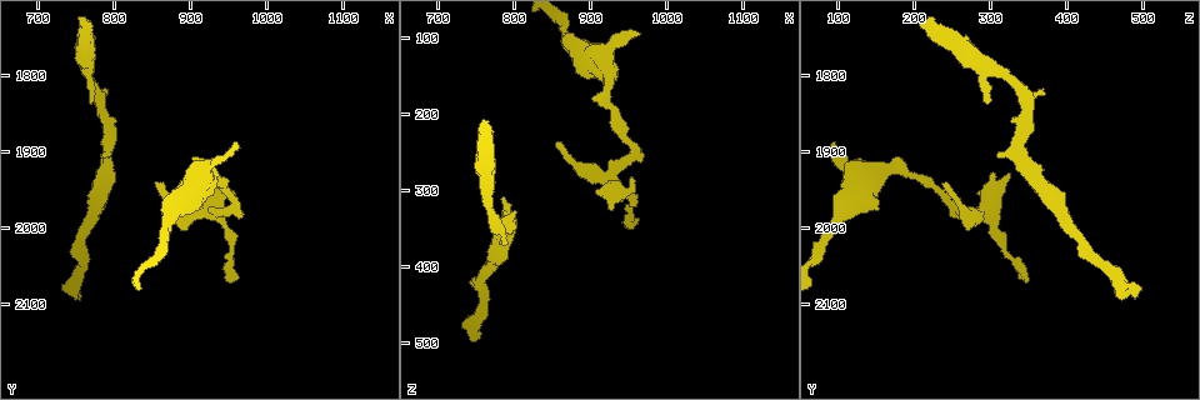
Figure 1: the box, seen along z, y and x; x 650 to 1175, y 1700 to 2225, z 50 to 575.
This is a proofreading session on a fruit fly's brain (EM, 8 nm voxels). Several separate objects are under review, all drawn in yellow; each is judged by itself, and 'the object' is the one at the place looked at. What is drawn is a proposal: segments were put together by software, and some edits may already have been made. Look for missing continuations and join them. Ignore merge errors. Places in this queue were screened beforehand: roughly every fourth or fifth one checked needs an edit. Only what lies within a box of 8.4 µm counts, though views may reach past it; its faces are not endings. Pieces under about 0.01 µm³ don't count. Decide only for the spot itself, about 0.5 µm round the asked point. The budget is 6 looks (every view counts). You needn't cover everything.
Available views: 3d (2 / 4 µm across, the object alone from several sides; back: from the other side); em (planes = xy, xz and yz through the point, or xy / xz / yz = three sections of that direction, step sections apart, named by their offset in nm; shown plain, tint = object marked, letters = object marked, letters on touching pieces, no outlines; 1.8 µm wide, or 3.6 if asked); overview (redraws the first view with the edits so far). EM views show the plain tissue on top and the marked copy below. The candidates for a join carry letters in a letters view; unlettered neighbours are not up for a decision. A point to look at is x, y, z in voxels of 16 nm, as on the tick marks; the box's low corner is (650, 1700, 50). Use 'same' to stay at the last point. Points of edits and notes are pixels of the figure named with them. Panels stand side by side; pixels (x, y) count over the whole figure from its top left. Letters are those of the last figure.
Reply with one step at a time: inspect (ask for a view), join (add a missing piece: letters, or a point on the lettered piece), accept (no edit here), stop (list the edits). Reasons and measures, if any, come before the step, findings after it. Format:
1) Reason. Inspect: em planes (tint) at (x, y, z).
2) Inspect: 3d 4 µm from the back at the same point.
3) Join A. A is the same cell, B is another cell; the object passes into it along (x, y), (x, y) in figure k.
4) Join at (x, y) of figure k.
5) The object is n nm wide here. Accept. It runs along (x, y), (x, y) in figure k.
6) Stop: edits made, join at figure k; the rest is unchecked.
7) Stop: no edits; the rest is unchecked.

Free end. Inspect: em yz step 4 (tint) at (770, 1835, 300).

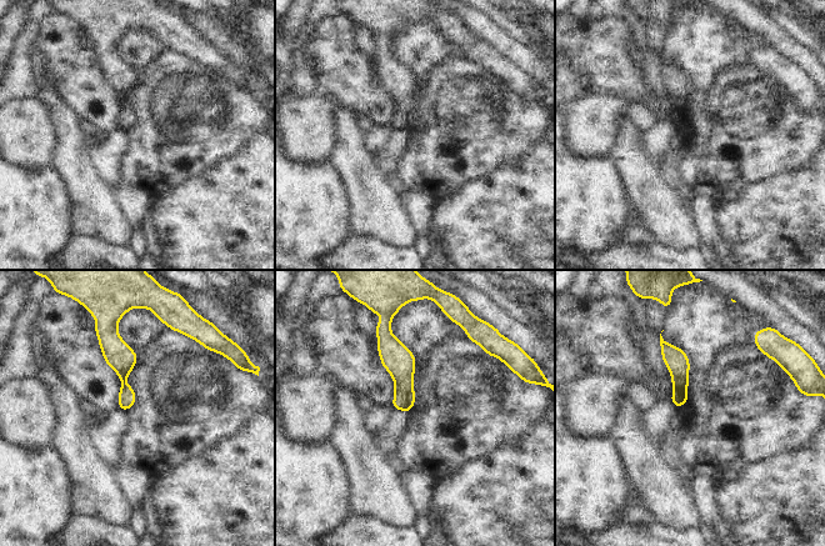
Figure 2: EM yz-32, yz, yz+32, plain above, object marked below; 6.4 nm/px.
Inspect: em planes (tint) at the same point.

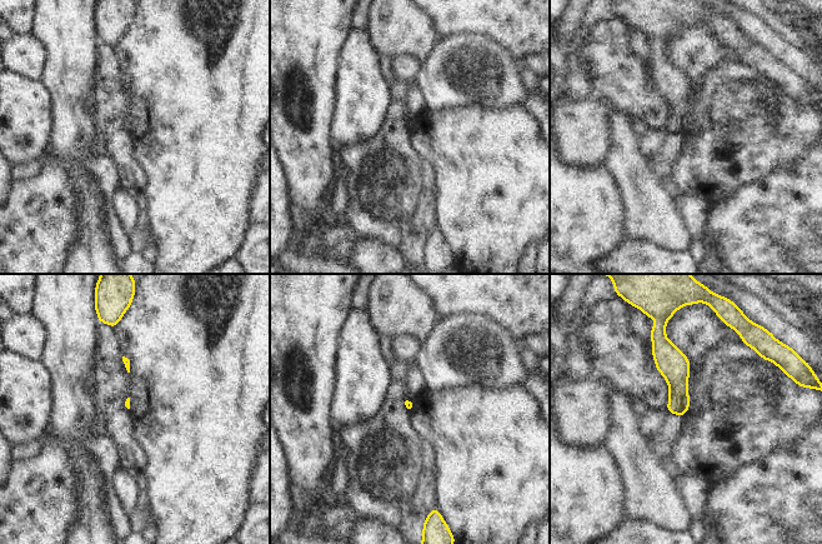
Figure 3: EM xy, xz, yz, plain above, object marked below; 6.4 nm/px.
What lies round it. Inspect: em planes (letters) at the same point.

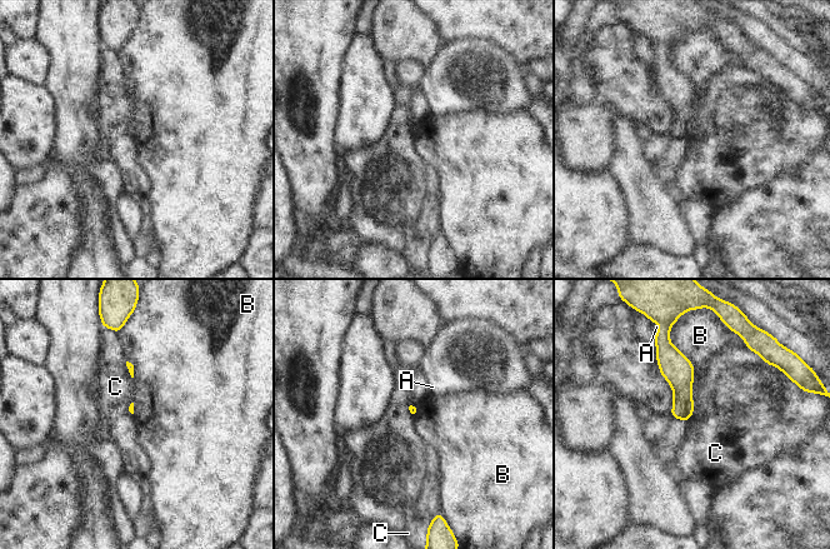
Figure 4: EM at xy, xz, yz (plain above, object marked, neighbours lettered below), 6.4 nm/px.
Accept. A, B and C are other cells; a border runs along (660, 373), (671, 389), (671, 413) in figure 4; no lettered piece goes on from it.

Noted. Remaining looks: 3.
An open end. Inspect: 3d 4 µm from the back at (855, 1935, 245).

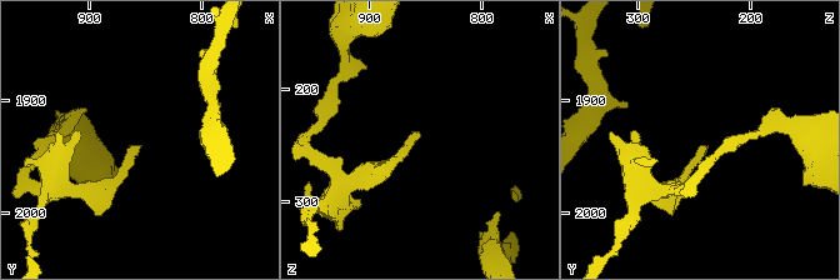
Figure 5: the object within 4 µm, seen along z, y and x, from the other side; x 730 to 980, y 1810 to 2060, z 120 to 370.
Inspect: em planes (letters) at (856, 1940, 240).

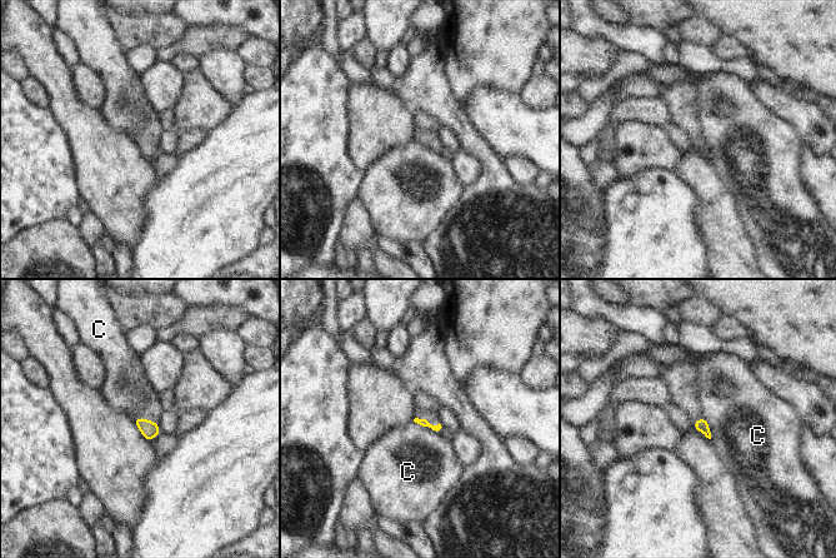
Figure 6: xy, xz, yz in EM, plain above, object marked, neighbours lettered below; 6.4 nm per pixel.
Accept. C is another cell; a border runs along (413, 421), (437, 432) in figure 6; no lettered piece goes on from it.

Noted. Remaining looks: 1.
Stop: no edits; the rest is unchecked.

